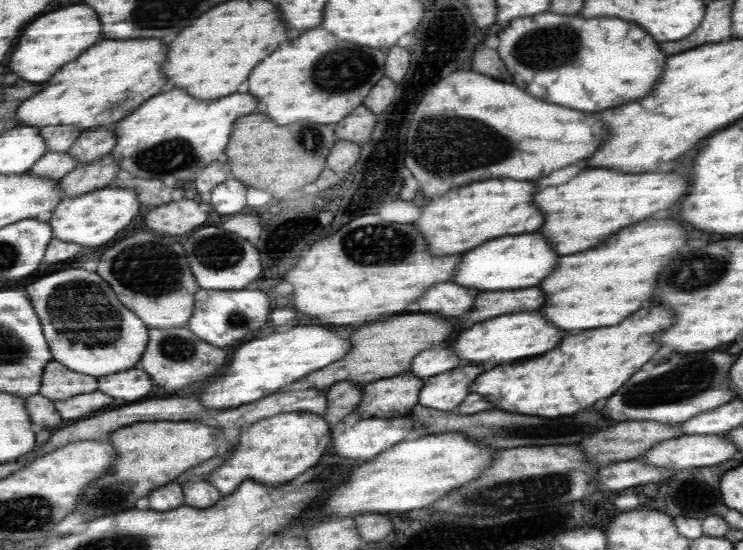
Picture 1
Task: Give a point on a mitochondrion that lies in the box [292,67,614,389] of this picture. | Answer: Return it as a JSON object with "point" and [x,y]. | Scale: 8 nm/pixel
{"point":[456,145]}

